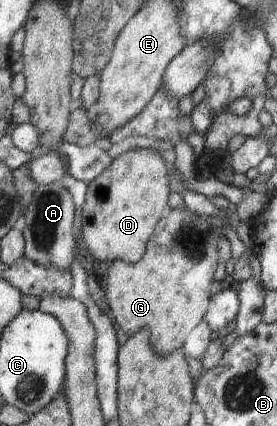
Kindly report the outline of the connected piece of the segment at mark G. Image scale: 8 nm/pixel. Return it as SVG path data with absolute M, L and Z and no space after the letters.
M185 207L171 209L156 224L140 261L135 264L122 260L112 262L106 283L106 297L112 315L128 337L132 337L139 329L148 329L151 333L152 351L162 357L183 347L190 332L204 319L210 303L209 287L213 283L214 271L219 263L218 239L218 233L214 232L211 223L206 222L204 215L199 216Z

